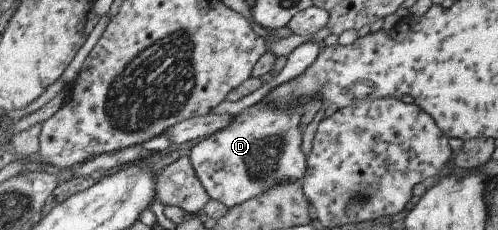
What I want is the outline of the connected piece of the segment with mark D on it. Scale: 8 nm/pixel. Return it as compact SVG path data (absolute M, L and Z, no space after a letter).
M290 99L289 103L269 103L268 101L259 101L250 107L243 109L240 114L233 115L234 118L230 123L222 128L220 131L215 131L212 135L205 137L201 142L195 144L190 149L189 160L191 166L193 167L196 177L199 179L201 186L205 189L205 192L208 194L208 197L213 200L218 200L221 204L224 204L228 209L236 204L245 202L248 198L256 197L257 194L267 190L270 186L273 186L279 181L294 181L301 180L303 173L305 172L306 165L304 161L303 154L301 152L301 130L300 130L300 106L307 101L307 99Z

